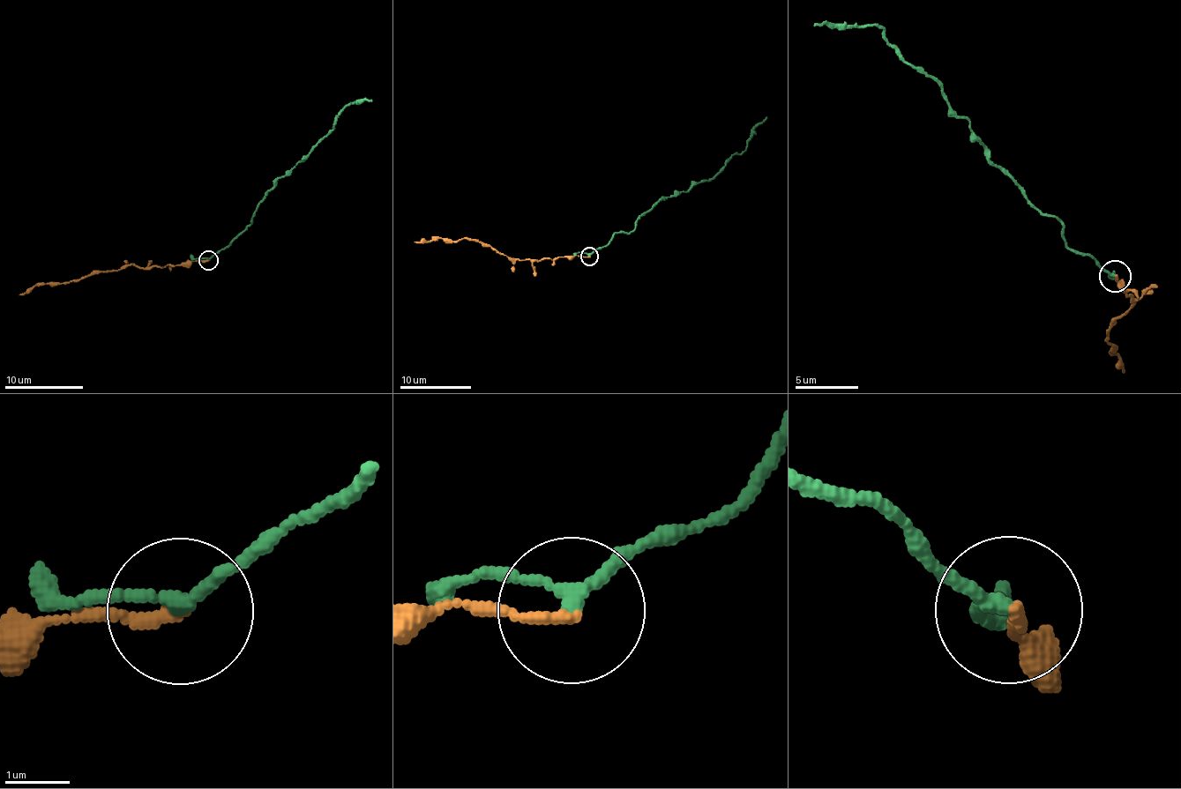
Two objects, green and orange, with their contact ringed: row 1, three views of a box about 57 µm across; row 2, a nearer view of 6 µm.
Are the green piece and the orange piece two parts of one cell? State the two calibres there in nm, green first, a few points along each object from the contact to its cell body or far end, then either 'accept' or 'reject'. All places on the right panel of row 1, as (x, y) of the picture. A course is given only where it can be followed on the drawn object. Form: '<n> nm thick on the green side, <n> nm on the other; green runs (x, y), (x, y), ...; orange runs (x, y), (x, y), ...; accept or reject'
200 nm thick on the green side, 170 nm on the other; green runs (1114, 277), (1065, 242), (1064, 227), (990, 156), (942, 87), (901, 55), (880, 27), (813, 26); orange runs (1114, 277), (1127, 296), (1134, 298), (1126, 313), (1117, 321), (1106, 337), (1122, 372); accept

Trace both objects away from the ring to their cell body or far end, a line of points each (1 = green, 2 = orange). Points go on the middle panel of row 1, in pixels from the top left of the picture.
1: (588, 256), (616, 233), (628, 234), (662, 199), (708, 181), (742, 152), (751, 133), (766, 116)
2: (588, 256), (512, 260), (471, 239), (414, 241)

